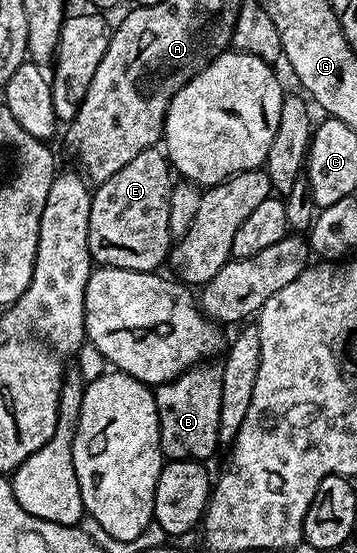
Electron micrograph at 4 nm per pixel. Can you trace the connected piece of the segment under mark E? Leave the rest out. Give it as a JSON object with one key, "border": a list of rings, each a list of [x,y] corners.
{"border":[[[158,147],[147,148],[141,154],[131,156],[128,164],[123,164],[100,188],[96,187],[91,193],[91,209],[89,210],[89,250],[91,259],[96,265],[108,268],[124,268],[125,270],[137,270],[138,272],[154,272],[164,267],[169,253],[173,247],[173,239],[169,228],[169,210],[171,204],[171,190],[173,187],[173,169],[164,153]]]}

